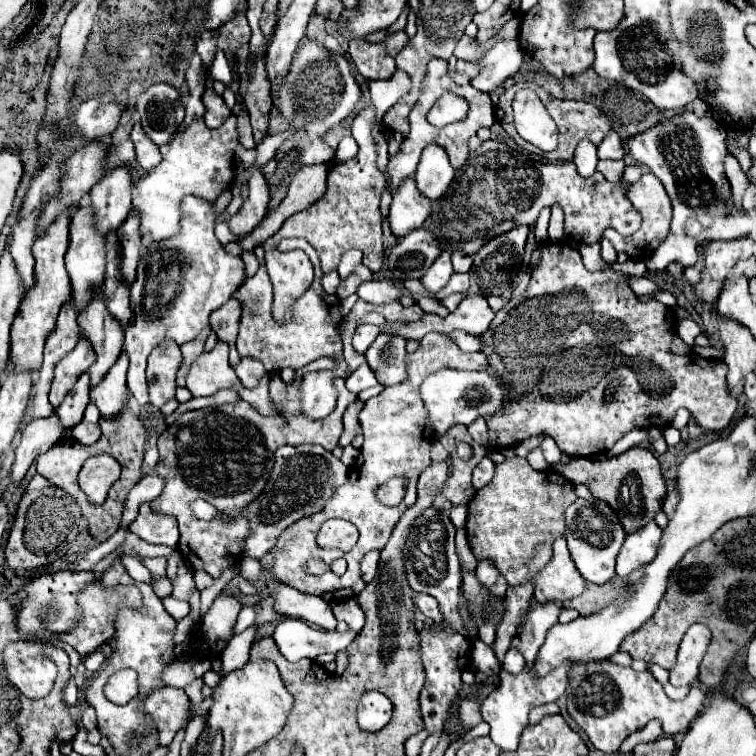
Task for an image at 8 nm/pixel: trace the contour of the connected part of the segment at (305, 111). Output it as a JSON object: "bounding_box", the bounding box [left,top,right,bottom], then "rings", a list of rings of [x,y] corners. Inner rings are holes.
{"bounding_box":[276,40,360,164],"rings":[[[302,40],[300,48],[294,54],[292,68],[278,90],[276,104],[284,114],[288,124],[294,124],[296,130],[306,130],[306,138],[300,140],[300,164],[326,164],[334,158],[332,148],[322,140],[328,128],[346,118],[360,100],[360,86],[350,74],[350,62],[344,54],[330,54],[326,48],[318,46],[314,40]]]}

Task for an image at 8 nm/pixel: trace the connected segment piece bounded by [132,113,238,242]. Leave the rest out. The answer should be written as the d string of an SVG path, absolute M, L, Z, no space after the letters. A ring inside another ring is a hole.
M236 115L216 130L210 130L204 120L194 120L184 132L178 132L164 148L162 162L140 178L132 188L132 204L140 214L140 230L144 238L154 242L178 234L180 228L180 202L184 196L200 196L214 202L224 190L230 188L234 178L234 148L238 146Z

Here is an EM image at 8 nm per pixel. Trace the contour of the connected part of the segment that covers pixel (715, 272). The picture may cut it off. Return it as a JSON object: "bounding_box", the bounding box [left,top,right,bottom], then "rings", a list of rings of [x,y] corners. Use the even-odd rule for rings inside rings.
{"bounding_box":[694,238,752,308],"rings":[[[736,238],[736,240],[718,240],[712,244],[700,244],[698,248],[704,250],[704,260],[706,266],[702,270],[702,280],[694,286],[698,296],[712,304],[716,308],[716,298],[718,292],[722,290],[722,284],[734,266],[734,260],[740,258],[750,258],[752,256],[752,238]]]}

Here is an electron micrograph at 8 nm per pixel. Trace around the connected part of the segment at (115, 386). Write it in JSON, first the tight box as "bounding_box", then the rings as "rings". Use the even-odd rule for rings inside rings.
{"bounding_box":[90,350,128,418],"rings":[[[122,350],[114,368],[106,372],[106,376],[92,386],[90,400],[98,406],[100,414],[112,418],[126,406],[126,372],[128,372],[128,356]]]}

